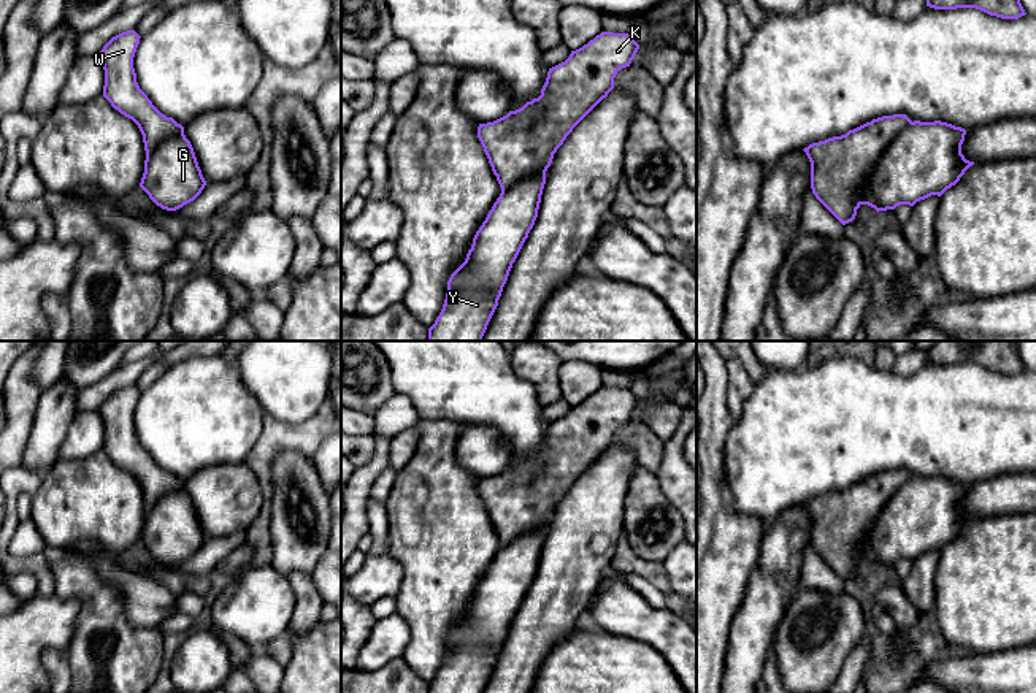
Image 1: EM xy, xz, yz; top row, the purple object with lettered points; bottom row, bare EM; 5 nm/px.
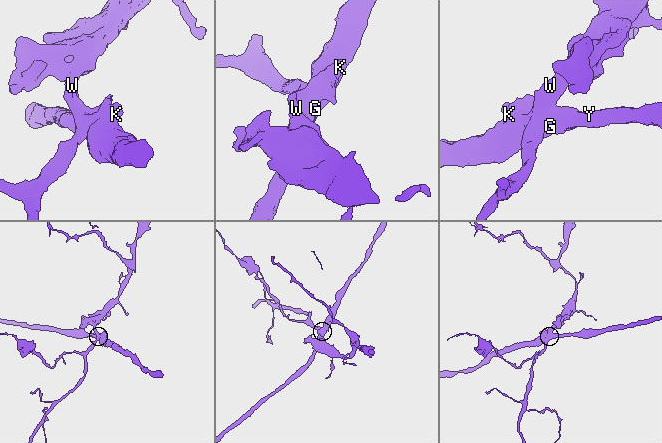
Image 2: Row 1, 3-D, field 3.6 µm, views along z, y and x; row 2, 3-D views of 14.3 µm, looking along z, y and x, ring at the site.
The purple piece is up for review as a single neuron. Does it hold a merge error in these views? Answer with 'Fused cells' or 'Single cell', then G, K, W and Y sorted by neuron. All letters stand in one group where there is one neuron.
Fused cells. Groups: G Y / K W

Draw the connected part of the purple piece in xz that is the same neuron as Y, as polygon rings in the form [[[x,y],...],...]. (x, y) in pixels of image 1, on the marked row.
[[[546,171],[501,190],[485,220],[476,232],[465,262],[447,281],[446,300],[435,324],[428,328],[428,341],[482,341],[512,263],[538,217],[544,184]]]

